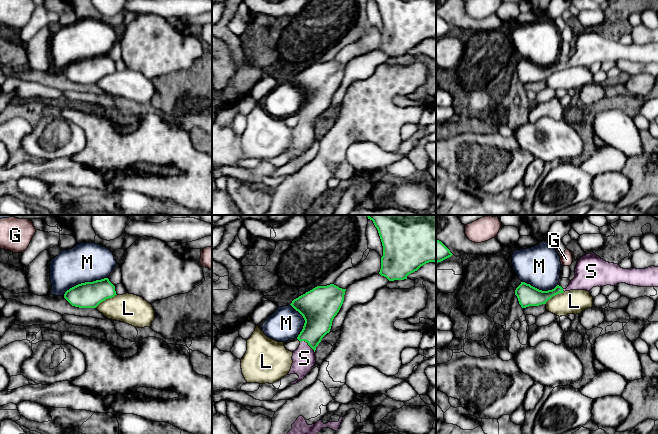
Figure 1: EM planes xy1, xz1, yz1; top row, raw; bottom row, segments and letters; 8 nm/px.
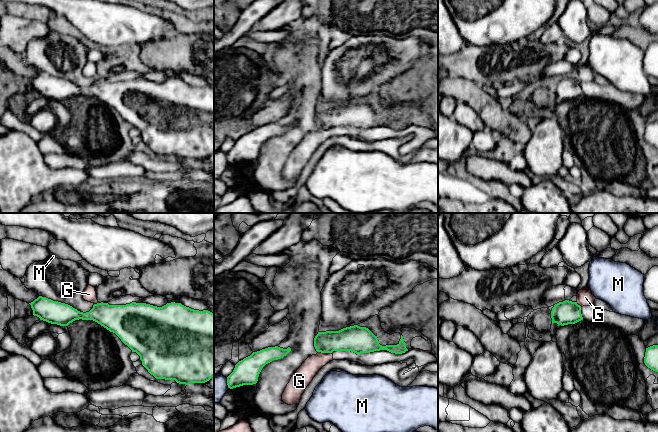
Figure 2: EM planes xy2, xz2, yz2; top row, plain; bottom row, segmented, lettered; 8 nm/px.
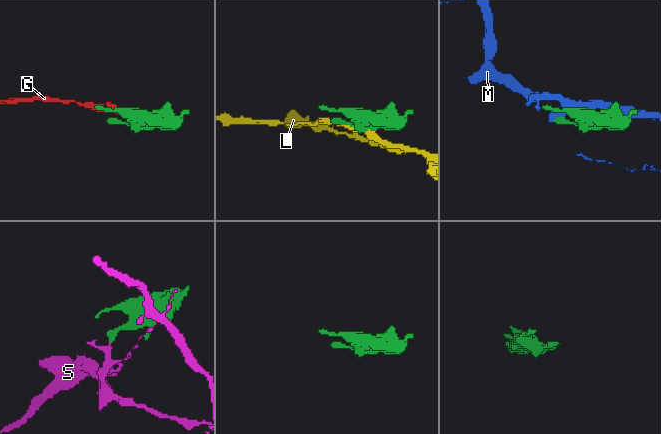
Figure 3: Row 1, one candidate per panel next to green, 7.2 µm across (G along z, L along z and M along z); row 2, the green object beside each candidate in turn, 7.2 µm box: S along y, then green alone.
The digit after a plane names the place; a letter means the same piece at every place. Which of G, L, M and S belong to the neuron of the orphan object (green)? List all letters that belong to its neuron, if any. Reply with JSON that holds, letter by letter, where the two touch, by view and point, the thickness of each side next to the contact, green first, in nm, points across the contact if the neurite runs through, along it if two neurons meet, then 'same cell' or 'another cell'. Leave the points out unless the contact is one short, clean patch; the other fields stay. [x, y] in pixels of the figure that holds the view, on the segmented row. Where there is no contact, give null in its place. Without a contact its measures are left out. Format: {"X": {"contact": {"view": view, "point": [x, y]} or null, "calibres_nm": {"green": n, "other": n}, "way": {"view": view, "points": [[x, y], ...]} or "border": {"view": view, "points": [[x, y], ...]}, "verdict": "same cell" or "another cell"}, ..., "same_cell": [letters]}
{"G": {"contact": {"view": "xz2", "point": [325, 352]}, "calibres_nm": {"green": 200, "other": 150}, "border": {"view": "xz2", "points": [[318, 351], [331, 353]]}, "verdict": "another cell"}, "L": {"contact": {"view": "xy1", "point": [105, 299]}, "calibres_nm": {"green": 200, "other": 240}, "verdict": "another cell"}, "M": {"contact": {"view": "xy1", "point": [85, 282]}, "calibres_nm": {"green": 200, "other": 320}, "verdict": "another cell"}, "S": {"contact": {"view": "xz1", "point": [308, 344]}, "calibres_nm": {"green": 240, "other": 180}, "way": {"view": "xz1", "points": [[318, 315], [308, 344], [304, 358]]}, "verdict": "same cell"}, "same_cell": ["S"]}

